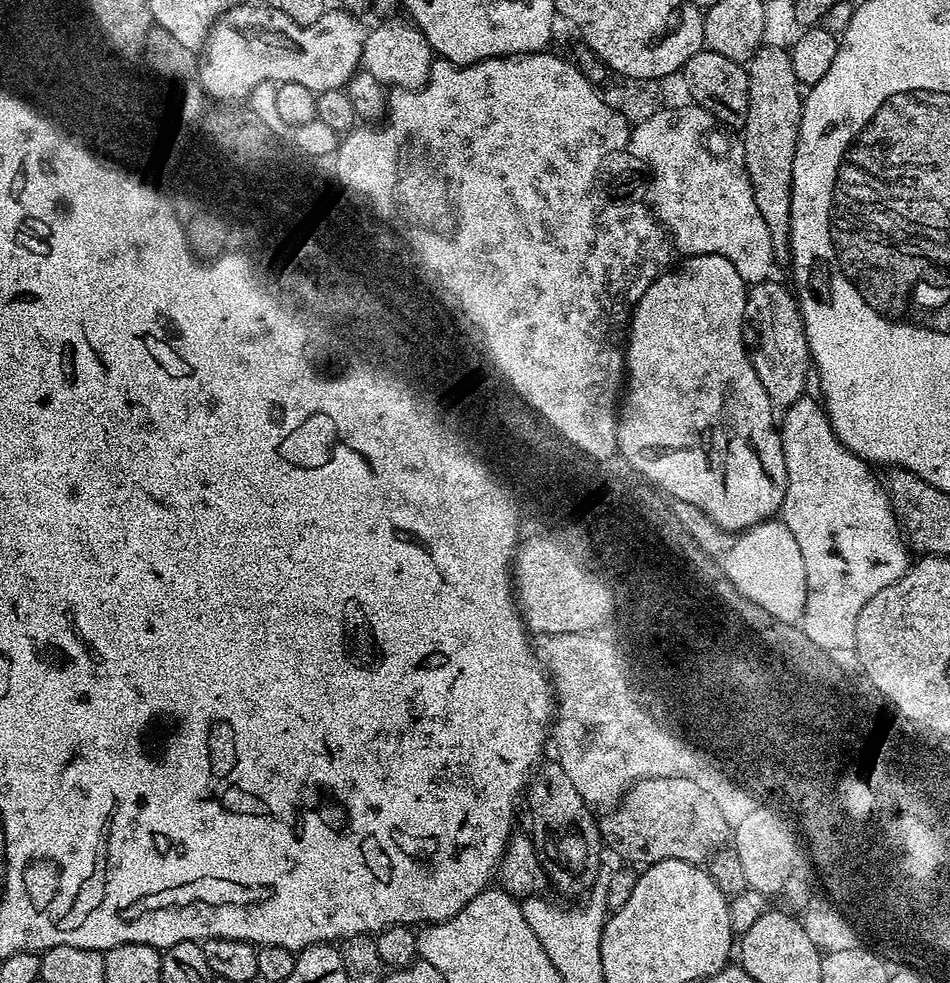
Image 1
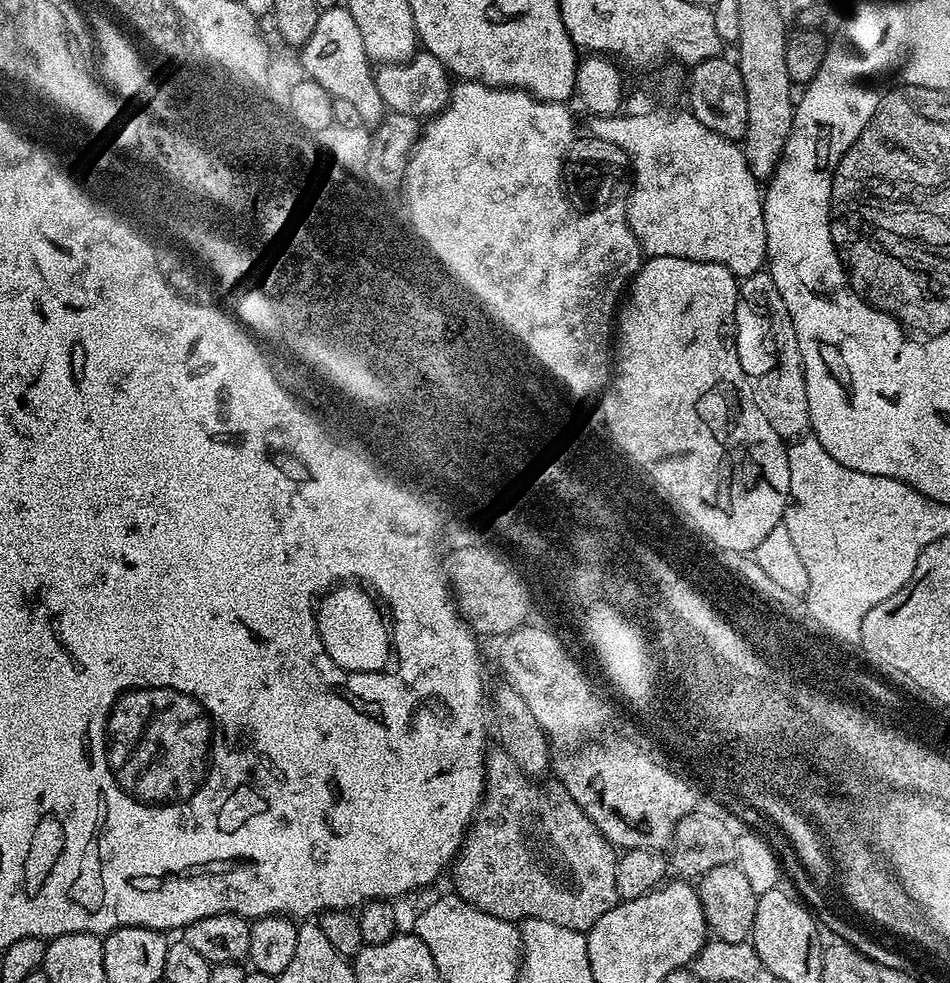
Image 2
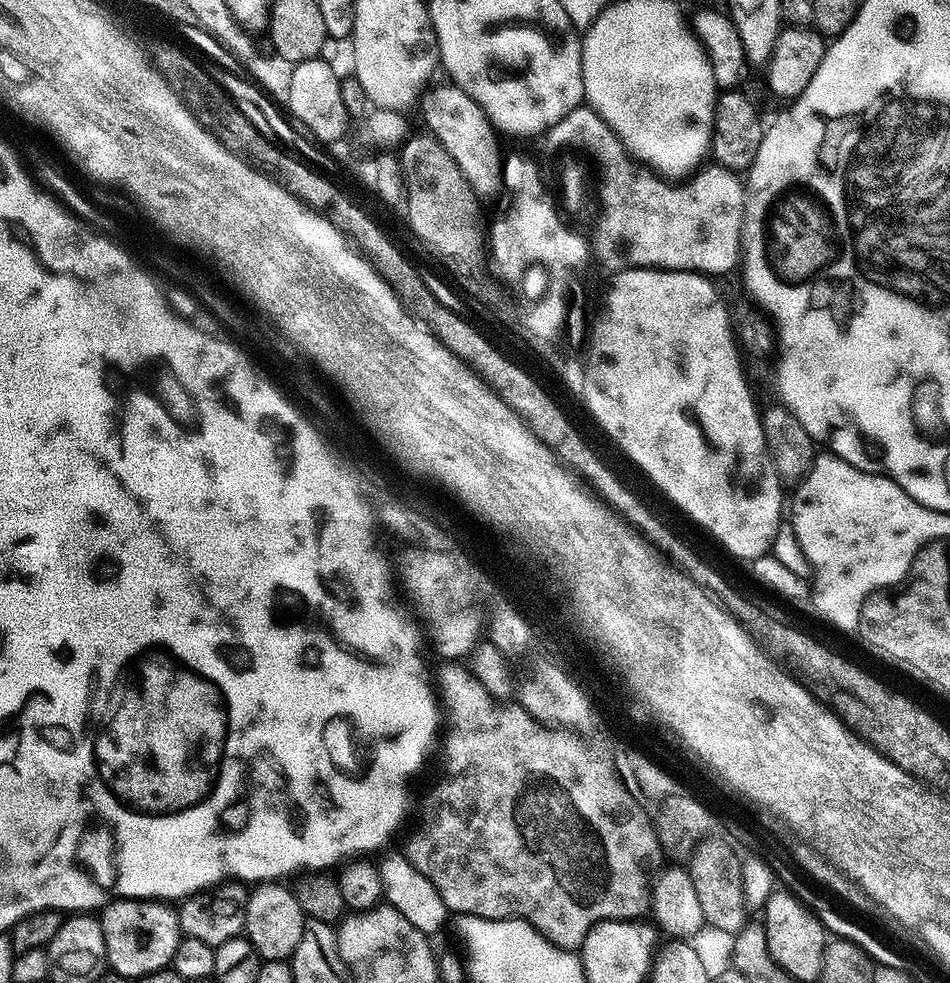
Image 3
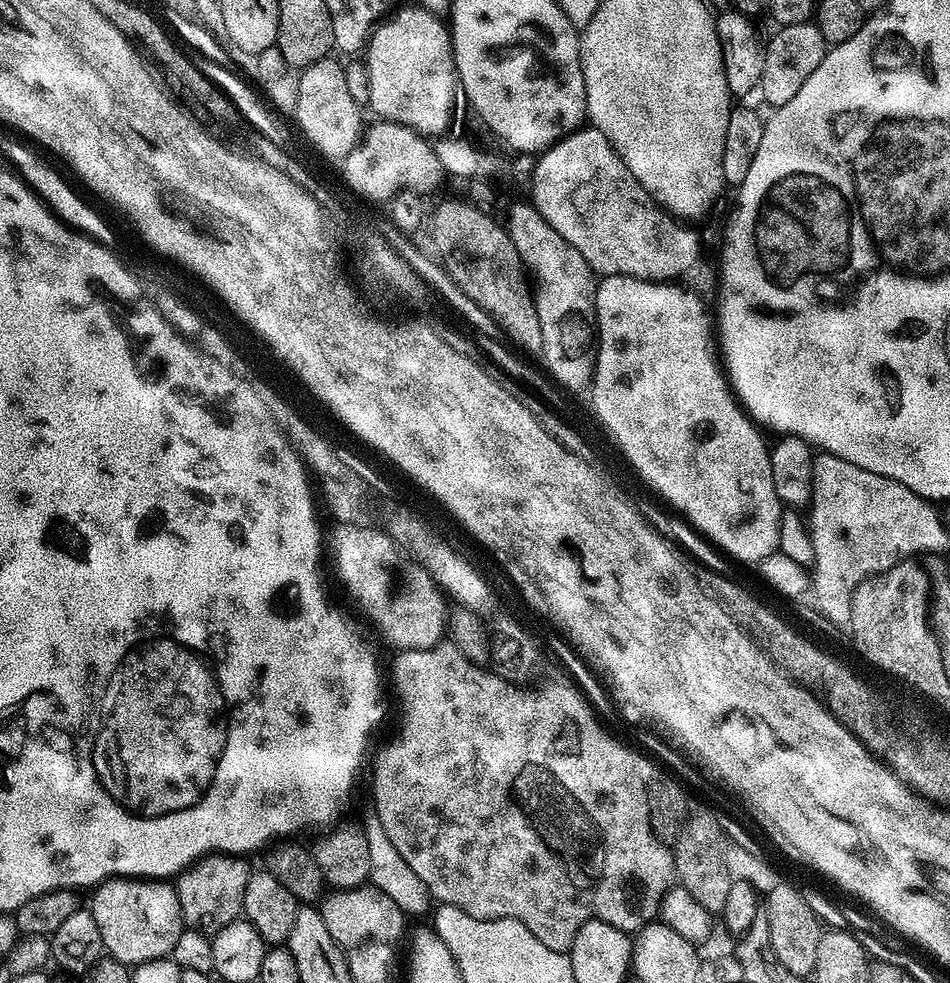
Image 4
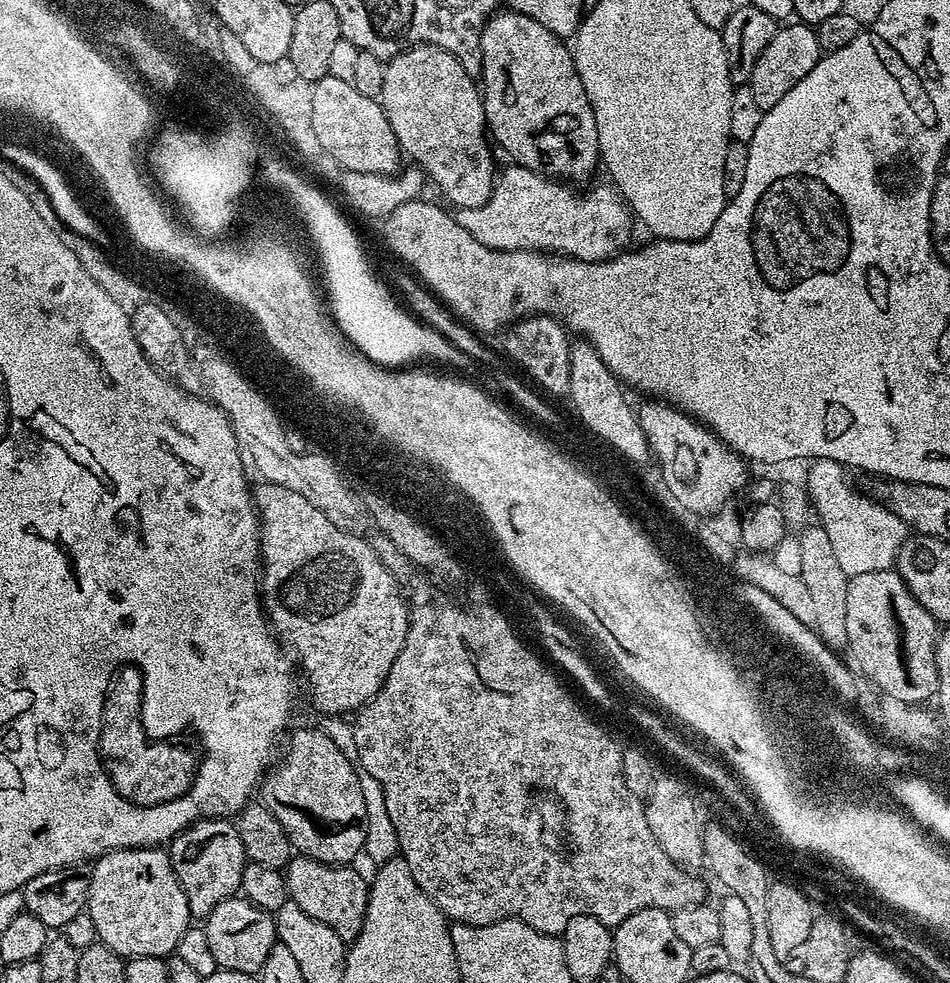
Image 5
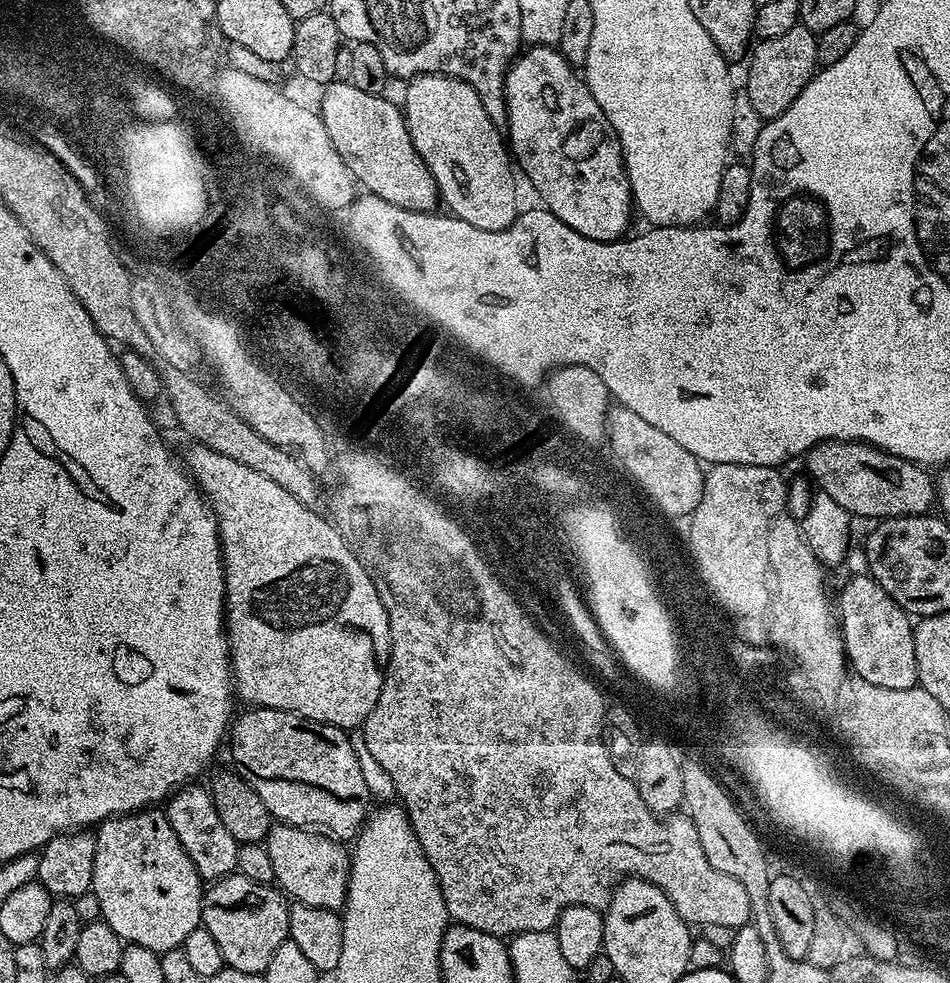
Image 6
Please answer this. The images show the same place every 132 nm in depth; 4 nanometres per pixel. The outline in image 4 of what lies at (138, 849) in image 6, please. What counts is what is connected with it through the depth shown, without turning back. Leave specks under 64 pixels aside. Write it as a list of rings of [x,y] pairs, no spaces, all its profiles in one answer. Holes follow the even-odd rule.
[[[113,878],[95,885],[91,893],[90,911],[94,914],[94,922],[98,922],[98,934],[102,934],[105,953],[111,959],[129,966],[142,962],[157,960],[171,953],[174,942],[178,942],[178,934],[186,925],[184,915],[180,912],[180,903],[175,887],[160,878]]]

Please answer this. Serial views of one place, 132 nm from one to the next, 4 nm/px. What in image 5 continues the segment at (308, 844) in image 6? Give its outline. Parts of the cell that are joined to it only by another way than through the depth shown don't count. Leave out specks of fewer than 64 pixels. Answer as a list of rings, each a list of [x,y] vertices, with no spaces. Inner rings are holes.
[[[293,855],[288,867],[283,869],[284,881],[288,887],[291,900],[310,918],[318,918],[318,922],[326,922],[334,934],[338,934],[344,941],[351,942],[362,930],[362,922],[368,905],[369,881],[356,866],[343,864],[324,864],[309,856]]]

